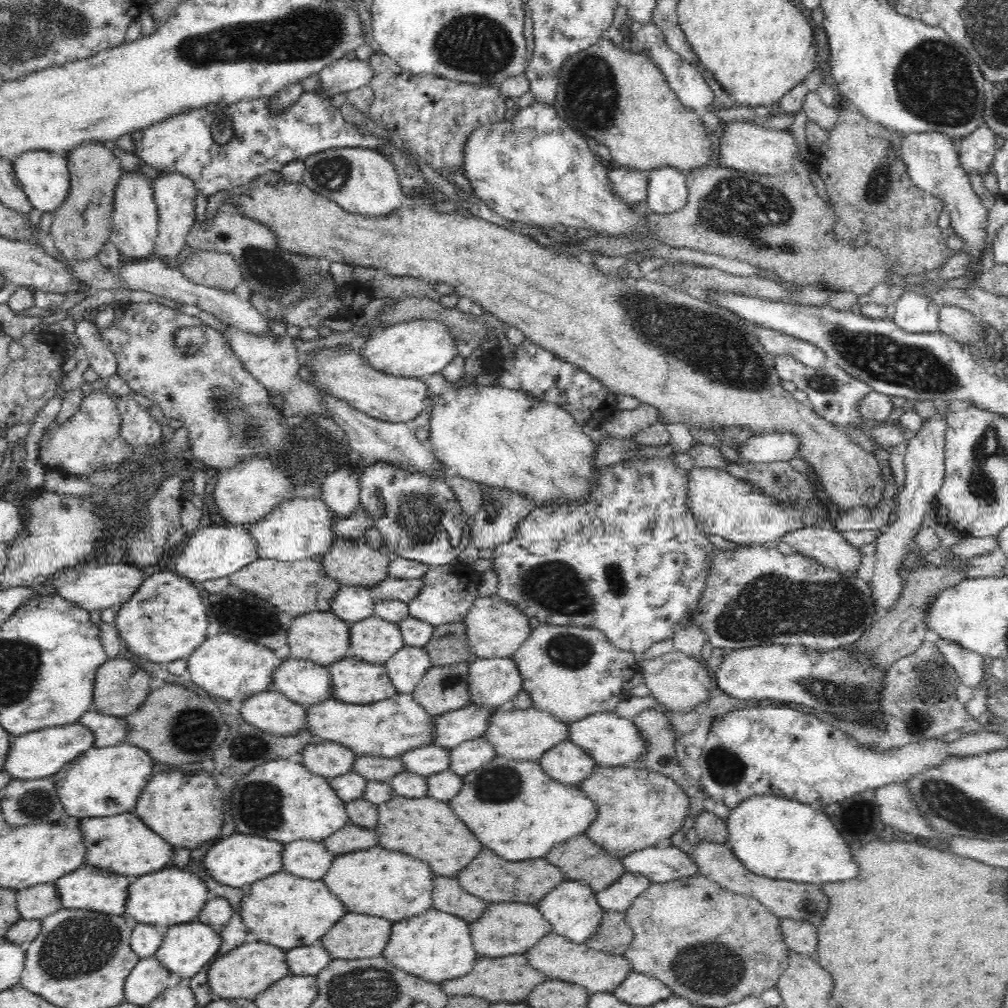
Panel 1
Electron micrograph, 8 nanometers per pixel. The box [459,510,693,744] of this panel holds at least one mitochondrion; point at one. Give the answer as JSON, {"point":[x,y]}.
{"point":[556,587]}

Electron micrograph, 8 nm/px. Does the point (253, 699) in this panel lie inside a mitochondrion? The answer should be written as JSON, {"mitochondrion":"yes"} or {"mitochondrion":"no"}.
{"mitochondrion":"no"}

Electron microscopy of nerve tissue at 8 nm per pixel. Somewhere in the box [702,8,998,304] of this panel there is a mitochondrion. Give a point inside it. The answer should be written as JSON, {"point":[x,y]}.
{"point":[933,82]}

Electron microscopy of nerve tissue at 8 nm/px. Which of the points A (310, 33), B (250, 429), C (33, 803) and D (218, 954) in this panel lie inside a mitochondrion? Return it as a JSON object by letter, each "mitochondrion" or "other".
{"A":"mitochondrion","B":"mitochondrion","C":"mitochondrion","D":"other"}

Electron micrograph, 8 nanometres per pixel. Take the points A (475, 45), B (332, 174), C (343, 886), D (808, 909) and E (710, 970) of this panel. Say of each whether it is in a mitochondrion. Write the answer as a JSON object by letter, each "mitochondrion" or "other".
{"A":"mitochondrion","B":"mitochondrion","C":"other","D":"other","E":"mitochondrion"}

